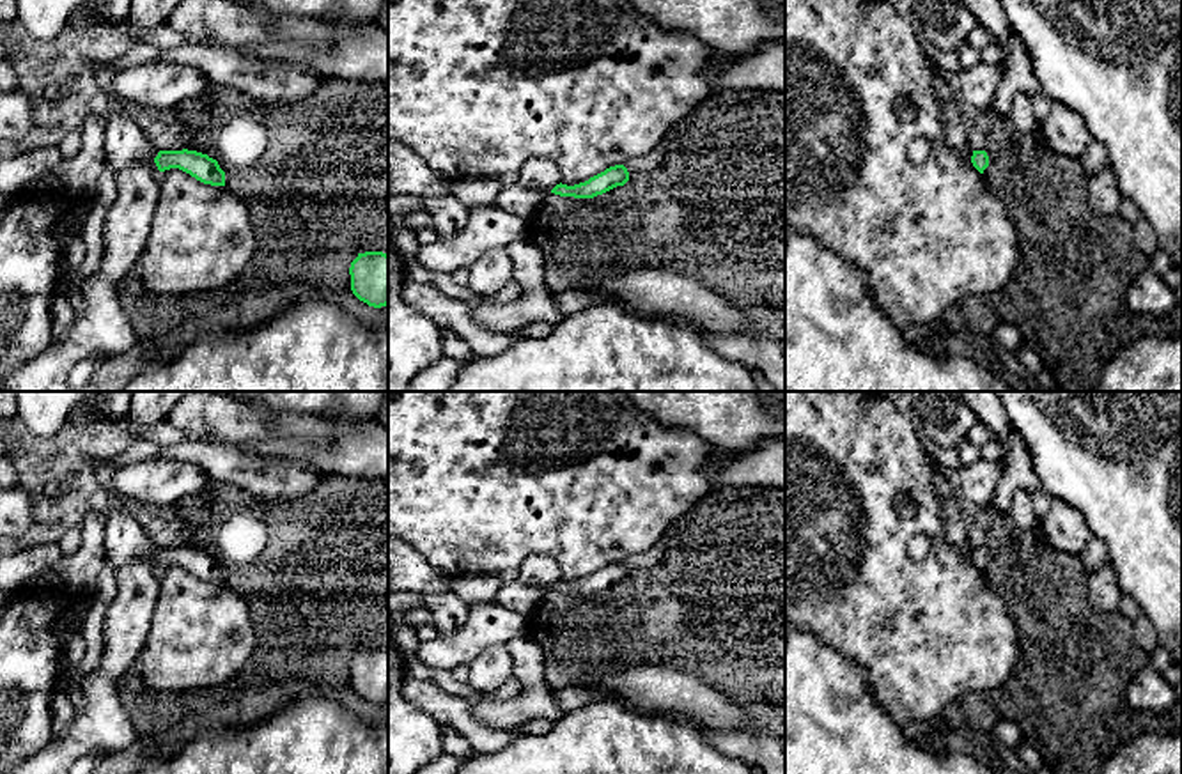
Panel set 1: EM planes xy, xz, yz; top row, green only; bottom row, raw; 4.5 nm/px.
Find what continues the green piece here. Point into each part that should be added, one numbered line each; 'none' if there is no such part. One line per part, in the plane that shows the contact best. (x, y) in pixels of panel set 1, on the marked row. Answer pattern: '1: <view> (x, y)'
1: xy (124, 144)

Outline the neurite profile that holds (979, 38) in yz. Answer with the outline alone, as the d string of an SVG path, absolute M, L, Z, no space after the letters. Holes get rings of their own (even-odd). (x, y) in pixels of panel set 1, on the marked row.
M978 25L969 32L966 43L975 50L982 50L991 44L996 44L996 35Z

